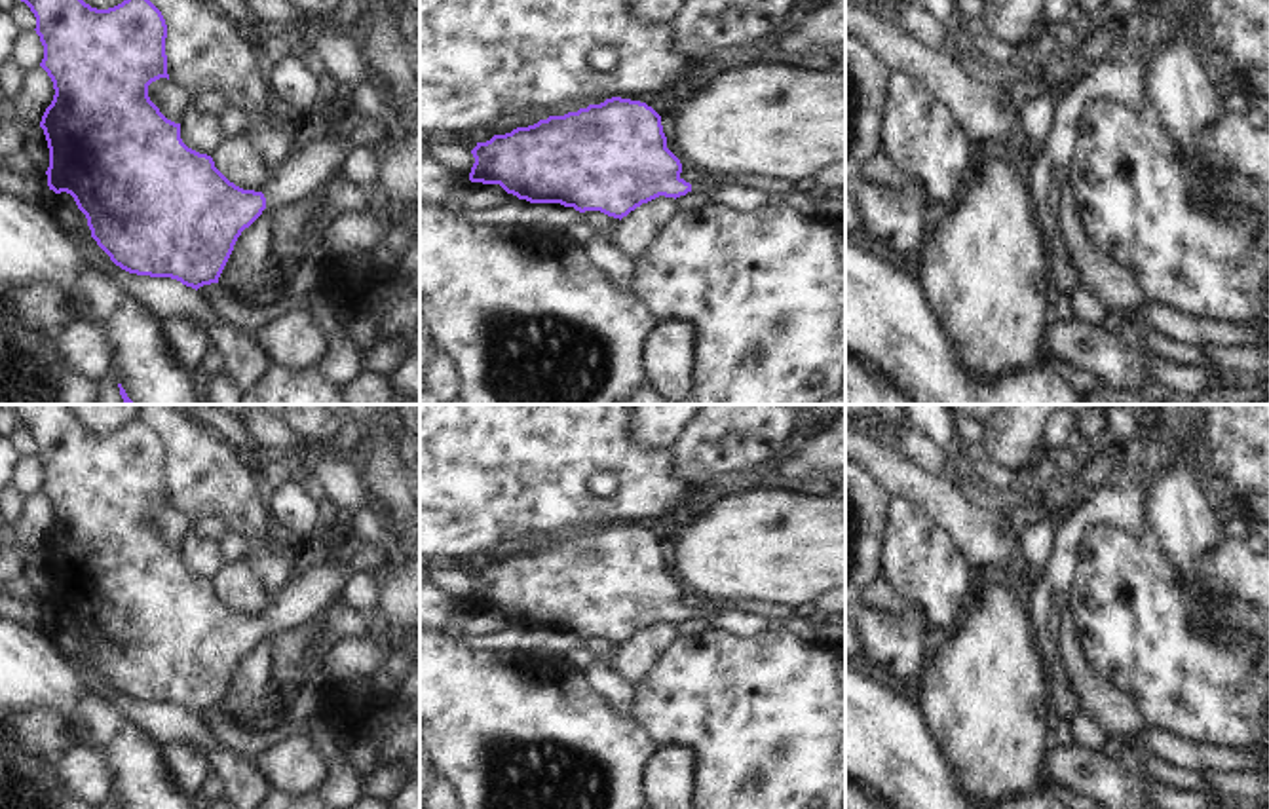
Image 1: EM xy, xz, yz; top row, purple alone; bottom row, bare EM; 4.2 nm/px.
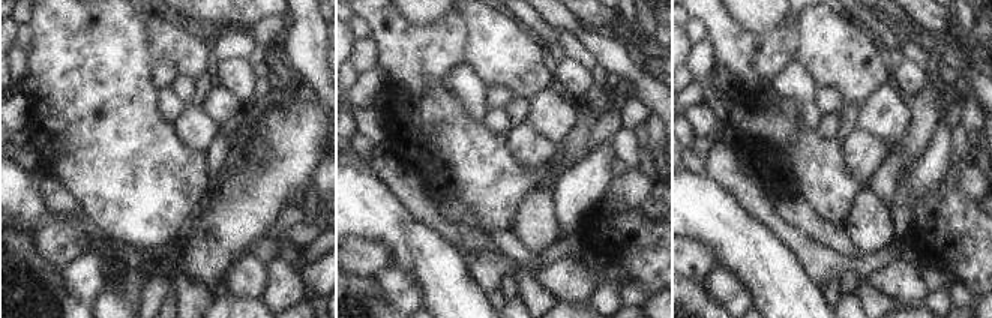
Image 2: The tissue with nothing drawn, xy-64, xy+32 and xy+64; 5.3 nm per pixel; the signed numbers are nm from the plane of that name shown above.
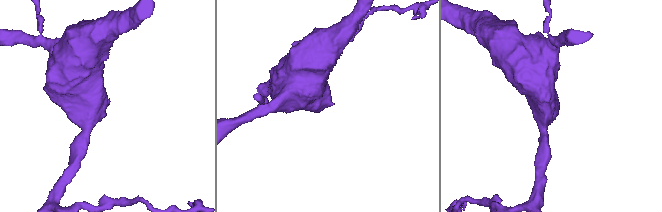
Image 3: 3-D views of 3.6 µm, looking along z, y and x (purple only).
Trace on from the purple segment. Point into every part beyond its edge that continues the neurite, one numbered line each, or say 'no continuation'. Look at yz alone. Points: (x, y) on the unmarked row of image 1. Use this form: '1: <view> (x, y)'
no continuation

